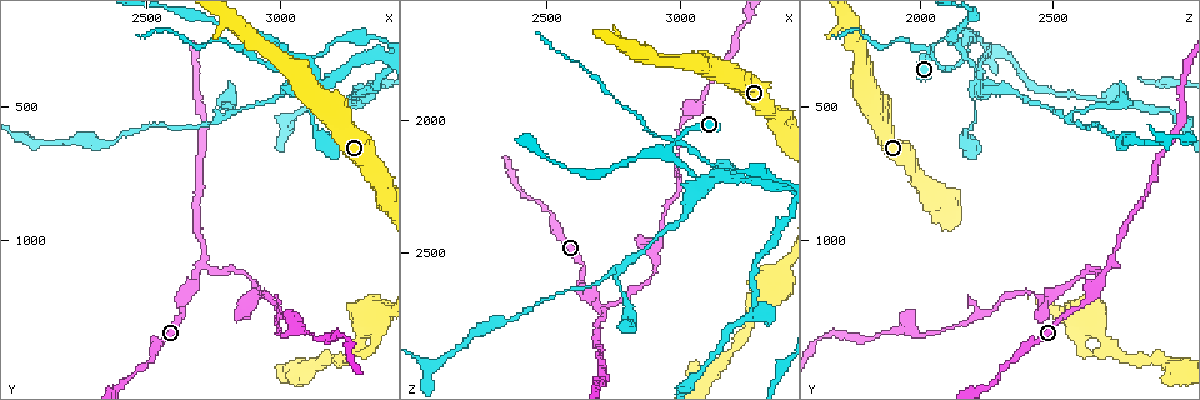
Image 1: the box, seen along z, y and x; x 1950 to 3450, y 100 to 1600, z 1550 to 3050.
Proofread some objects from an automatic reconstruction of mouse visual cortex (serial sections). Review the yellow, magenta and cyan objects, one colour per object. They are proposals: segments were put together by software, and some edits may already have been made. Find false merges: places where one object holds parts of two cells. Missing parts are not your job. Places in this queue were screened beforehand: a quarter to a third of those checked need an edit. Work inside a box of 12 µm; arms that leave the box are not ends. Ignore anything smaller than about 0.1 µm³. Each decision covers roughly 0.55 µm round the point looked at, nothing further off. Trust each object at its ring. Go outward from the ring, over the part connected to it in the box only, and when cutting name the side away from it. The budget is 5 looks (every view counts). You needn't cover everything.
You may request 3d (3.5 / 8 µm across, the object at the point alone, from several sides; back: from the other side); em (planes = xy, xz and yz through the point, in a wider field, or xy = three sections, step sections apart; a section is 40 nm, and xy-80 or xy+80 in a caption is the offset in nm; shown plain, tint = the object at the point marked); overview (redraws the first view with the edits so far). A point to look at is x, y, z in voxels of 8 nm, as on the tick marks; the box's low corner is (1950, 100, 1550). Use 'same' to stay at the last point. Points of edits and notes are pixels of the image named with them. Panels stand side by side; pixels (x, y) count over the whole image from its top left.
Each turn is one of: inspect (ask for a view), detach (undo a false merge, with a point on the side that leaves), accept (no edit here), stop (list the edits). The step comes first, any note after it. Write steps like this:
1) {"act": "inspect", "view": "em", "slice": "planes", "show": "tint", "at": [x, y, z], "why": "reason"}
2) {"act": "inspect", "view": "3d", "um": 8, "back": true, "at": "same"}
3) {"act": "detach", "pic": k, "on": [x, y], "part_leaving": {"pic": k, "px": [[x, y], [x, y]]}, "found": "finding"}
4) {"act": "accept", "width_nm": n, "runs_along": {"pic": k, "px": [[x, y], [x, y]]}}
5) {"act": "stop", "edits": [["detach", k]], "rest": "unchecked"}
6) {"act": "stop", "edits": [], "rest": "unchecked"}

{"act": "inspect", "view": "3d", "um": 3.5, "at": [2970, 250, 2130], "why": "abrupt turn"}

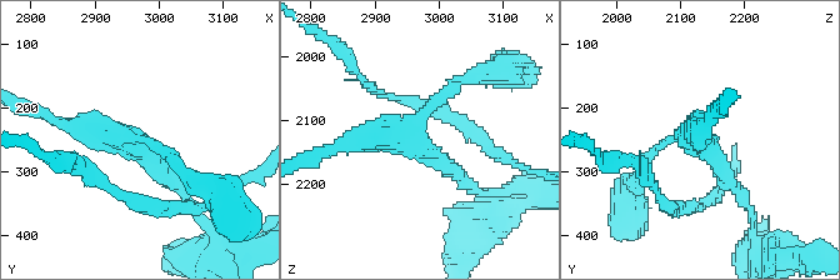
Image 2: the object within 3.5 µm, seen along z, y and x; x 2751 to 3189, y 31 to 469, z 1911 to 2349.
{"act": "inspect", "view": "em", "slice": "xy", "step": 3, "show": "tint", "at": [2960, 245, 2115], "arms": 3, "arm_widths_nm": [150, 200, 350]}

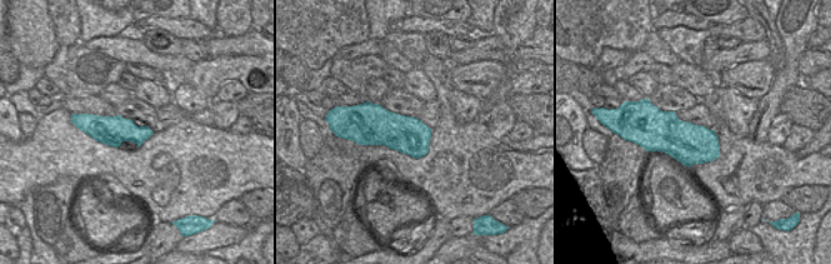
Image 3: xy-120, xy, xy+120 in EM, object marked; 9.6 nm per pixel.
{"act": "accept", "runs_along": {"pic": 2, "px": [[640, 173], [660, 145], [691, 138], [740, 191]]}, "found": "all the same cell"}

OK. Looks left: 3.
{"act": "inspect", "view": "3d", "um": 3.5, "back": true, "at": [3090, 430, 2240]}

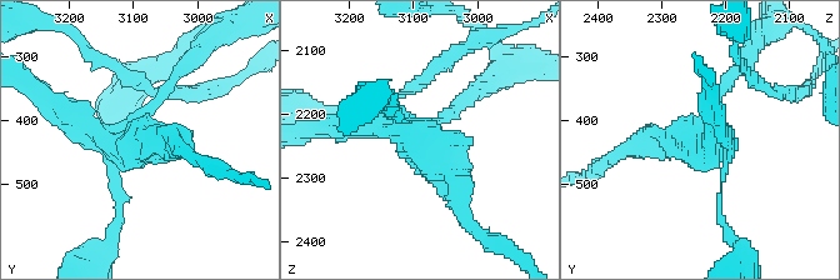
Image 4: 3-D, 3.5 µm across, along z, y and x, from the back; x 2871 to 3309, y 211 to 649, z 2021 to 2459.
{"act": "inspect", "view": "em", "slice": "planes", "show": "tint", "at": [3085, 430, 2235]}

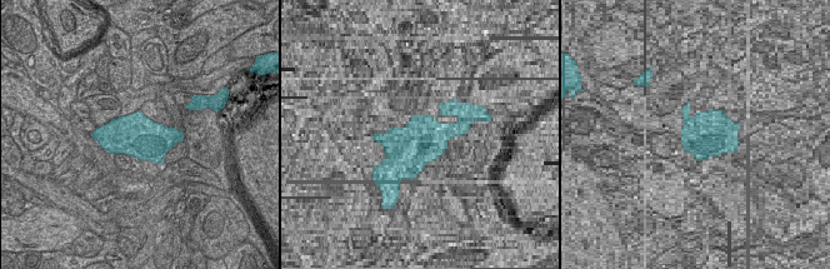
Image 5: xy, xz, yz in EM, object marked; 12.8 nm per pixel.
{"act": "detach", "pic": 4, "on": [134, 139], "part_leaving": {"pic": 4, "px": [[138, 126], [138, 145], [110, 145], [49, 106]]}, "found": "a second cell is stuck on"}

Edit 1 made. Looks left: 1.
{"act": "stop", "edits": [["detach", 4]], "rest": "unchecked"}

